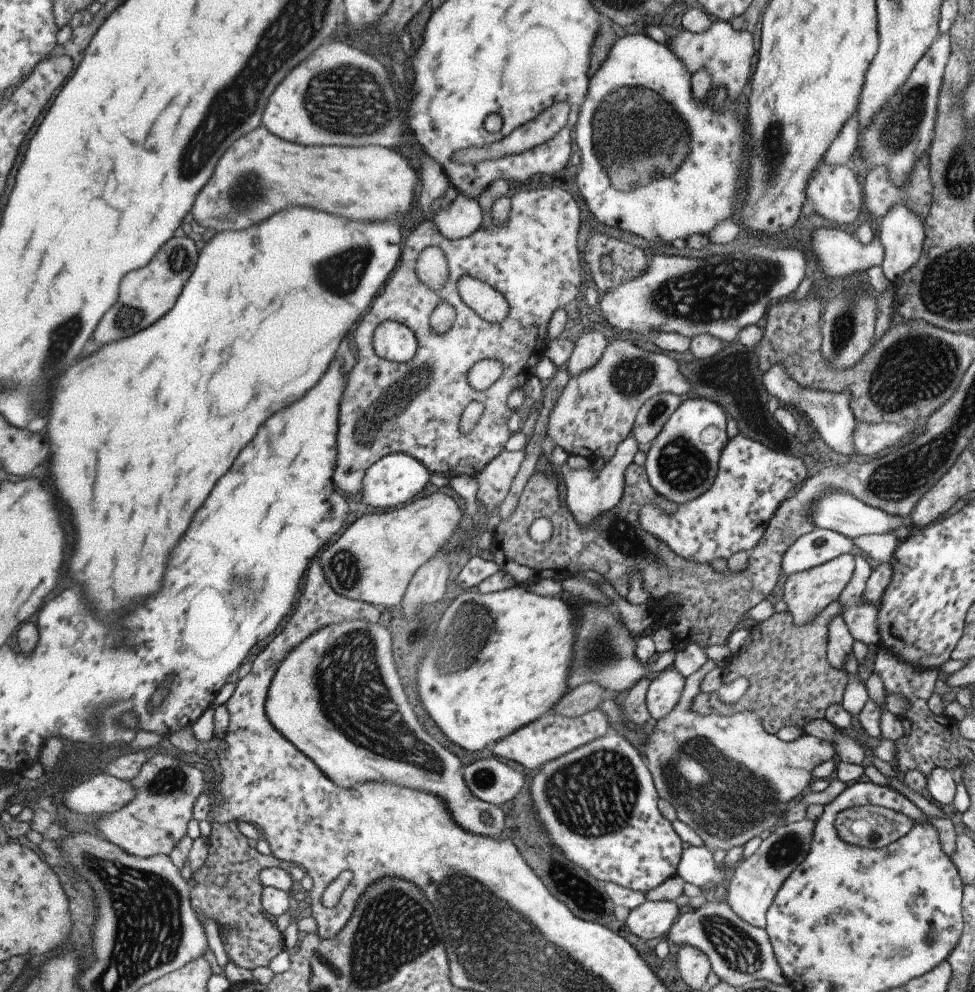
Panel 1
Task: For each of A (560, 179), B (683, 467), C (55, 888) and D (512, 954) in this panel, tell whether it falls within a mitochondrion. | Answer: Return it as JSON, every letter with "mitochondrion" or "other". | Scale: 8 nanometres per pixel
{"A":"other","B":"mitochondrion","C":"other","D":"mitochondrion"}

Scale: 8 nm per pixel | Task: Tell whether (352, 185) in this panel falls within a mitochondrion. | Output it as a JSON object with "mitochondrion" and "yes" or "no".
{"mitochondrion":"no"}

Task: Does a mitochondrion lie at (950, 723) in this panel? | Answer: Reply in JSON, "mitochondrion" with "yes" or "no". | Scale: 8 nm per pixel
{"mitochondrion":"no"}

